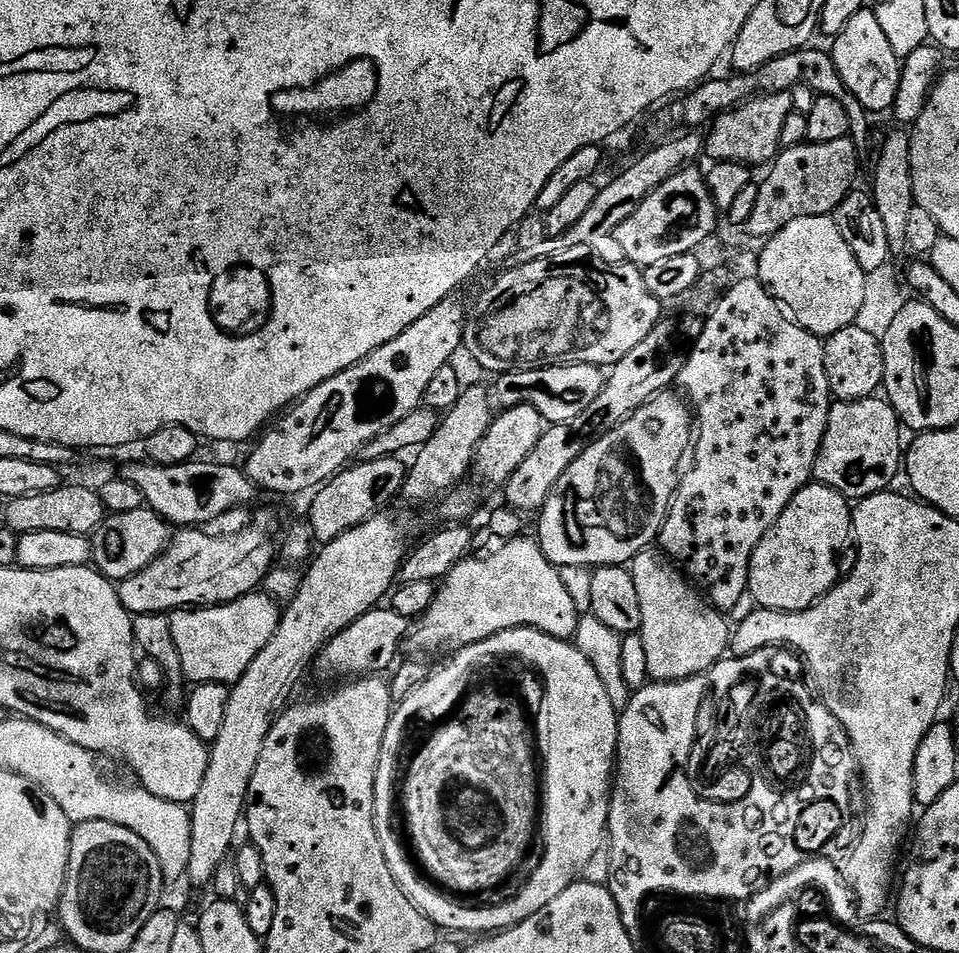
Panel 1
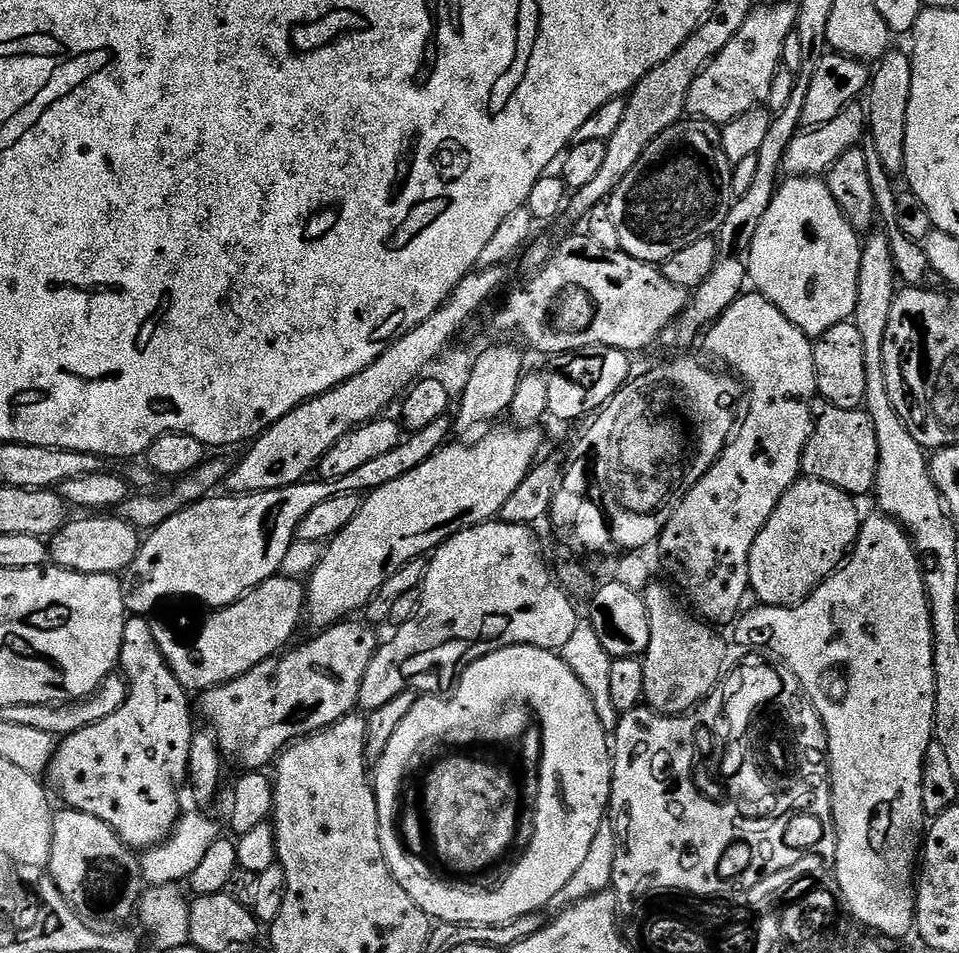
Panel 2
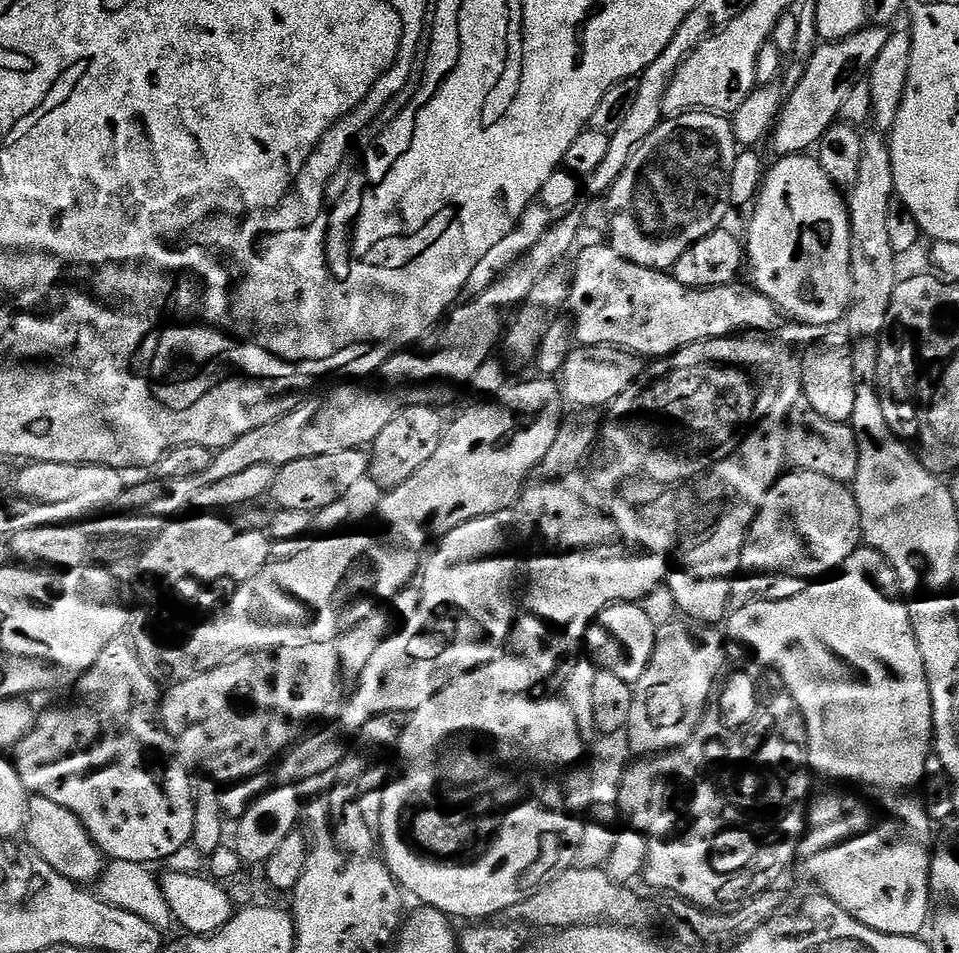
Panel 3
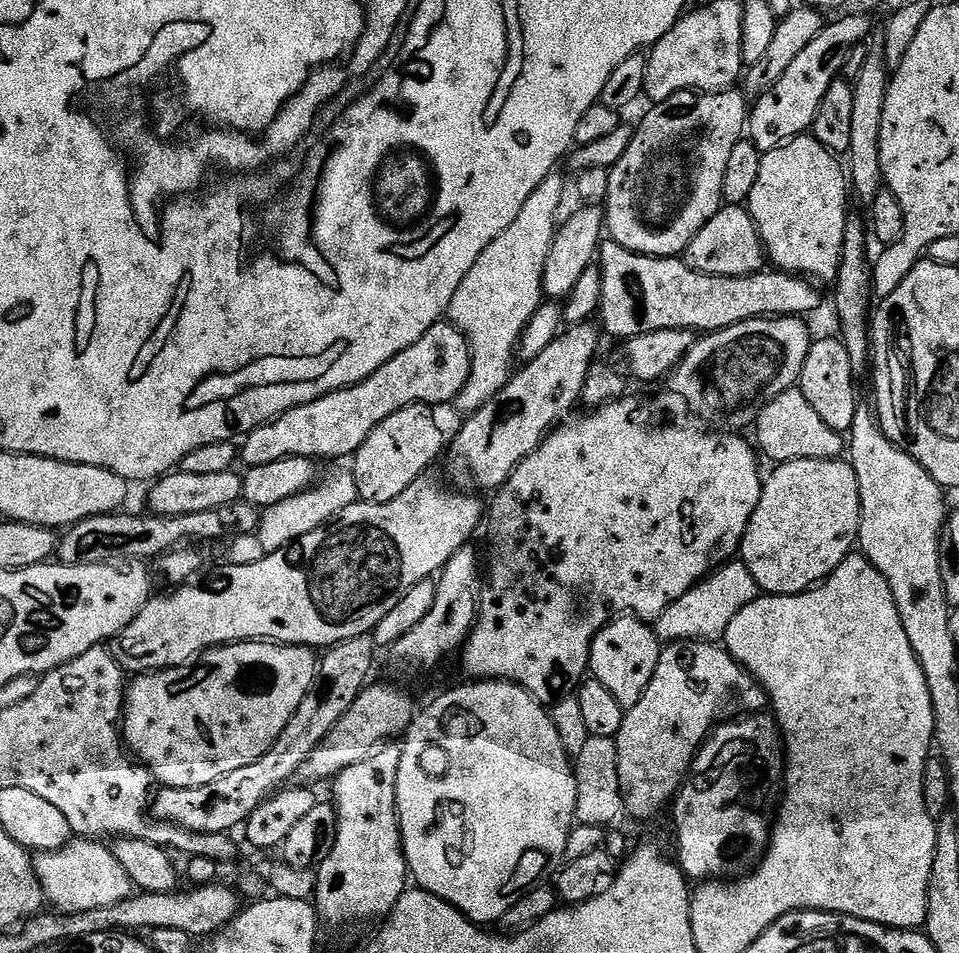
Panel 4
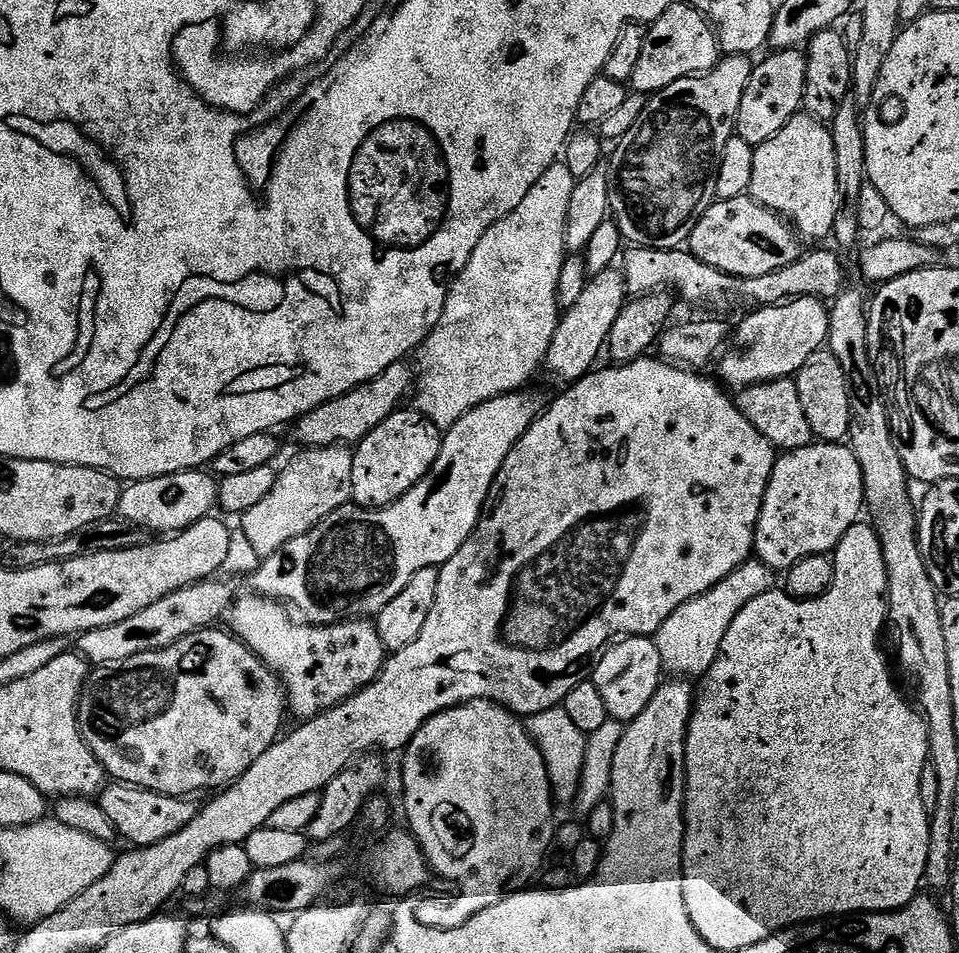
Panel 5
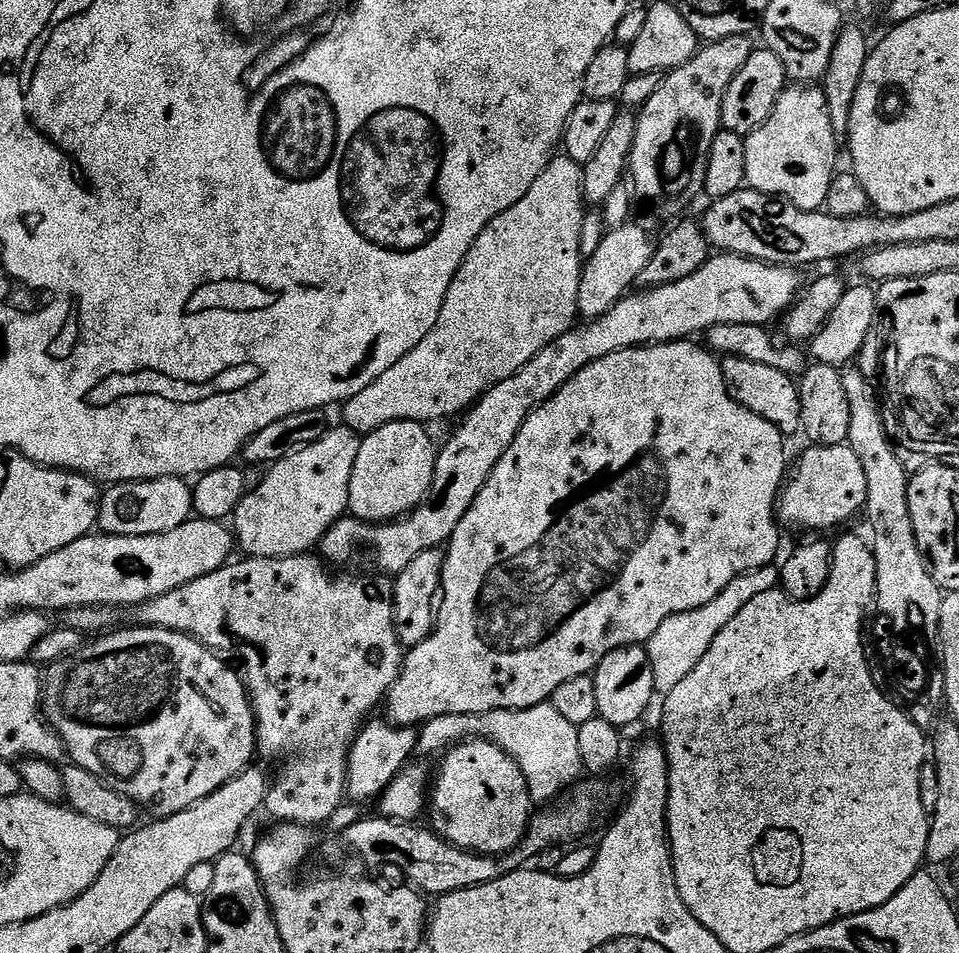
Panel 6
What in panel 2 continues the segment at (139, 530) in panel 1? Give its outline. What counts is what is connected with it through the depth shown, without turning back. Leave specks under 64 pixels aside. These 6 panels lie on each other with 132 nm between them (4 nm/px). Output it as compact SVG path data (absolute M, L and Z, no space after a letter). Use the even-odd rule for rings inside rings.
M88 514L85 520L69 519L50 540L50 560L57 568L85 574L120 574L134 562L142 543L141 533L116 514Z

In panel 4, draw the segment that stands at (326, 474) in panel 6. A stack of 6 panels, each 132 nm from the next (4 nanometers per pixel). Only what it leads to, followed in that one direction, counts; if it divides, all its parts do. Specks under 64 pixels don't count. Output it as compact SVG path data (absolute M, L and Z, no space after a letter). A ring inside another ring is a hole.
M344 468L332 473L327 478L326 484L315 485L306 492L300 492L284 502L265 509L261 513L260 524L256 531L265 553L276 552L280 548L287 547L302 534L308 534L318 526L328 523L346 506L355 503L357 498L357 484L351 471Z

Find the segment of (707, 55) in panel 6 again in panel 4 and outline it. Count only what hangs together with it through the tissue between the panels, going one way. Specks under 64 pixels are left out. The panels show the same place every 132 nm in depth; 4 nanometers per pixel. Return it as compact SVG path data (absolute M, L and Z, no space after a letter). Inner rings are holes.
M696 90L675 92L670 98L653 103L652 109L644 116L640 125L635 125L632 141L626 146L625 153L618 158L615 165L610 168L610 190L606 201L606 232L615 243L621 244L626 250L636 252L640 256L666 256L679 257L687 253L688 243L695 238L698 230L714 218L714 214L722 207L724 195L722 194L722 178L726 178L726 162L730 162L730 150L738 143L746 132L746 121L750 115L750 104L743 91L740 90L712 90L701 94Z

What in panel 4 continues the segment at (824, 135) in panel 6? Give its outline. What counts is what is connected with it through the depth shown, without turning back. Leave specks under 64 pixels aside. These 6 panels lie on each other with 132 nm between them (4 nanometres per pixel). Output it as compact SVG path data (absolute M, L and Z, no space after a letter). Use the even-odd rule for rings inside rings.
M811 134L795 136L780 147L763 153L762 170L758 170L758 182L754 190L750 190L746 207L760 232L760 242L766 249L767 259L773 260L779 271L799 274L816 282L835 281L840 273L846 222L850 215L850 180L841 161L839 164L836 160L839 159Z

